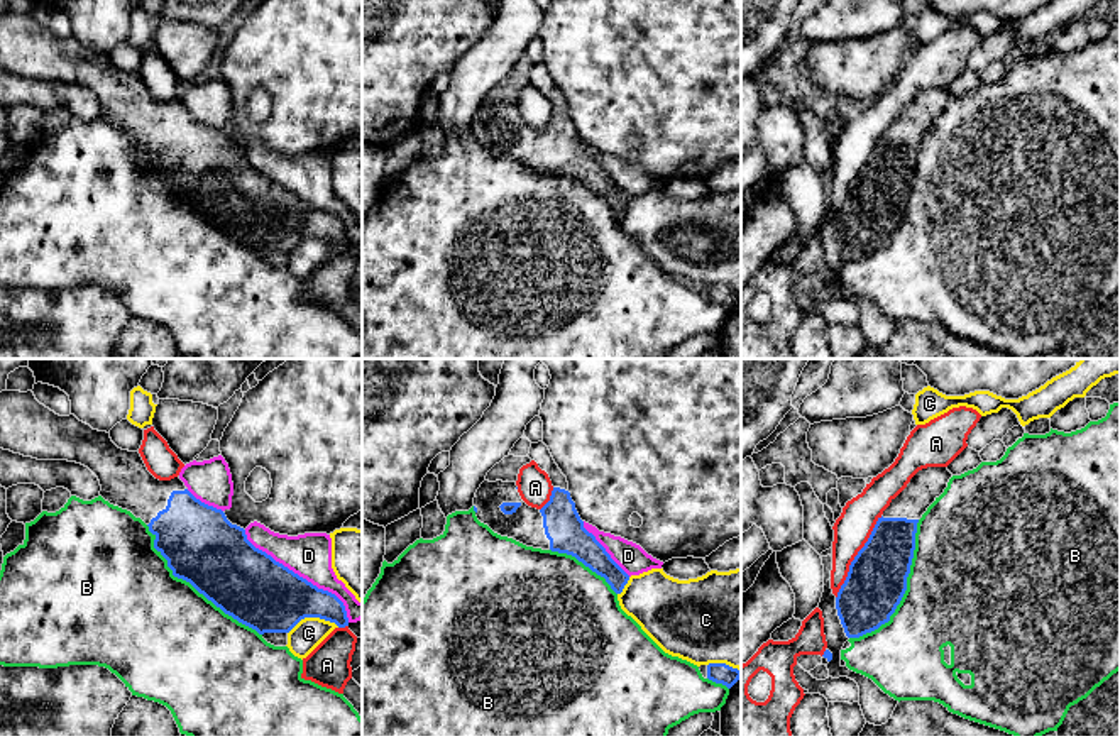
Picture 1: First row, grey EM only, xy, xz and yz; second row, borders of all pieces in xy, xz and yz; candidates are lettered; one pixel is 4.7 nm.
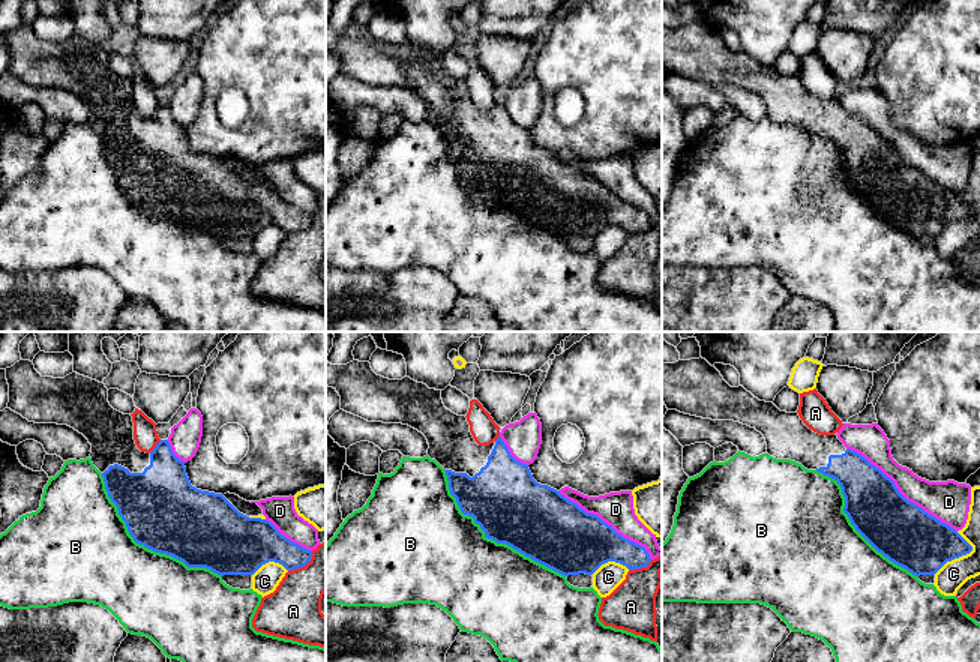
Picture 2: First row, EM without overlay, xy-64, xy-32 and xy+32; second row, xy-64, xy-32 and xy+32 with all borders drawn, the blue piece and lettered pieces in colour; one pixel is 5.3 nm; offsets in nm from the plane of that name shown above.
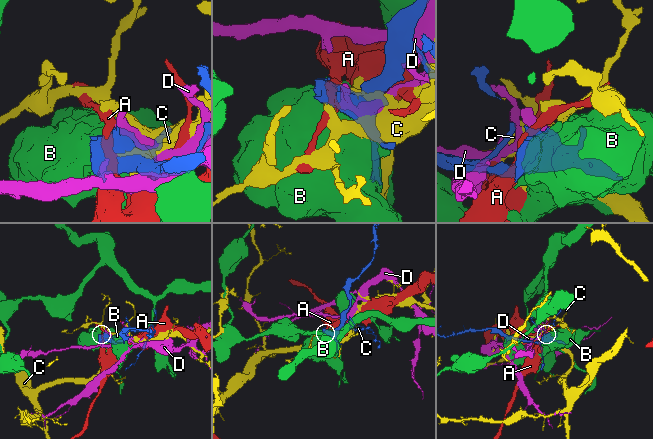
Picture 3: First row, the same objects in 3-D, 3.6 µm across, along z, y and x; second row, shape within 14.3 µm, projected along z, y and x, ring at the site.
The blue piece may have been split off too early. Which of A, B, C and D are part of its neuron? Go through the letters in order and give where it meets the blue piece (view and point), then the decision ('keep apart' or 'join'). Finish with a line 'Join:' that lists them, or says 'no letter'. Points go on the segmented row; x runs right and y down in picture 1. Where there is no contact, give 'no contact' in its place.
A: yz (855, 557) | keep apart
B: xy (193, 586) | keep apart
C: xy (313, 616) | keep apart
D: xy (298, 576) | keep apart
Join: no letter

